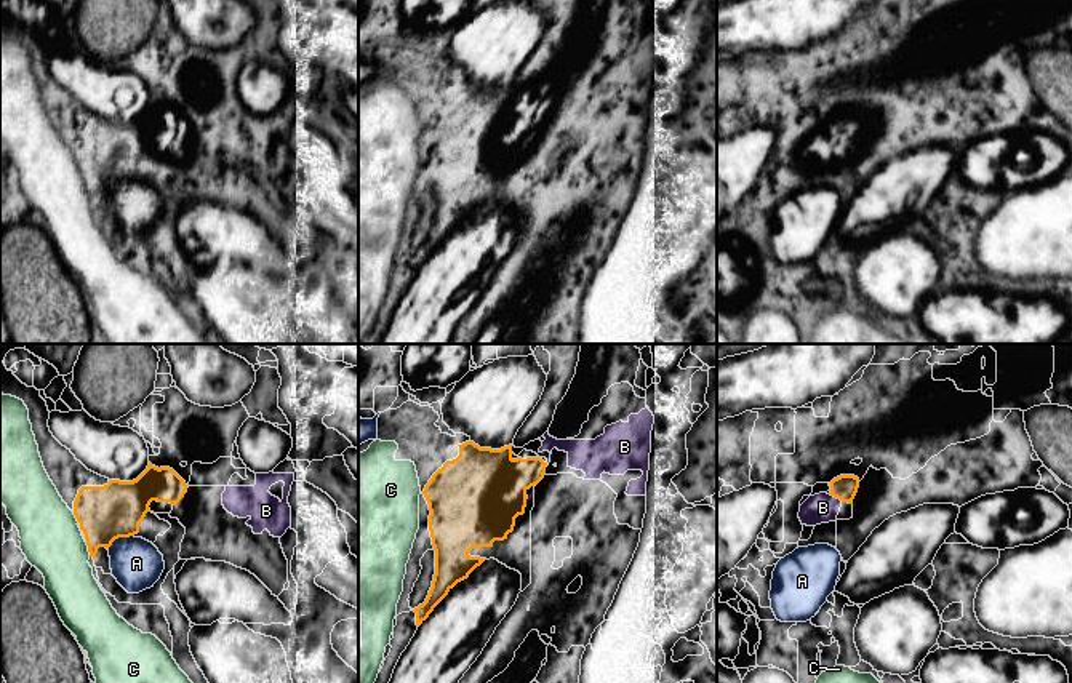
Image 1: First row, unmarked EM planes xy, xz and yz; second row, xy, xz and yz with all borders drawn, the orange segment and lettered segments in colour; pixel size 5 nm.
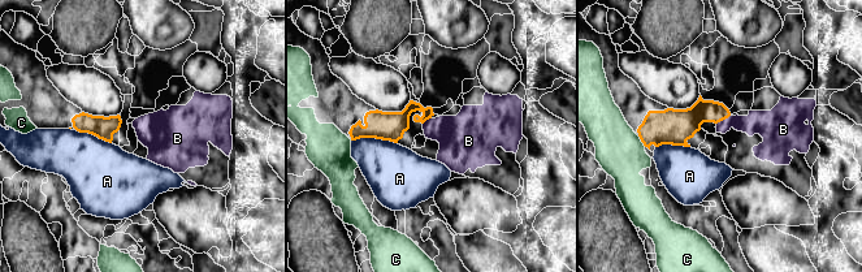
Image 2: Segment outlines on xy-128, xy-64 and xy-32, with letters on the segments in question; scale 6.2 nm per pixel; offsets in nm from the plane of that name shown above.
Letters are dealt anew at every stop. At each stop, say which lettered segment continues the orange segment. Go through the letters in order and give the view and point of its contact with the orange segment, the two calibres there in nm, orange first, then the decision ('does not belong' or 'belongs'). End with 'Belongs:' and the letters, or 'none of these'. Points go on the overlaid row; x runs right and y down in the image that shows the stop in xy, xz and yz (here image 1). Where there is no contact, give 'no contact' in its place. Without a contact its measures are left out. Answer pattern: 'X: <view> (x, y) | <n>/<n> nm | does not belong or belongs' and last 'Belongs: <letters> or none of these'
A: xy (119, 536) | 280/260 nm | does not belong
B: yz (836, 496) | 130/150 nm | belongs
C: xy (88, 549) | 280/300 nm | does not belong
Belongs: B

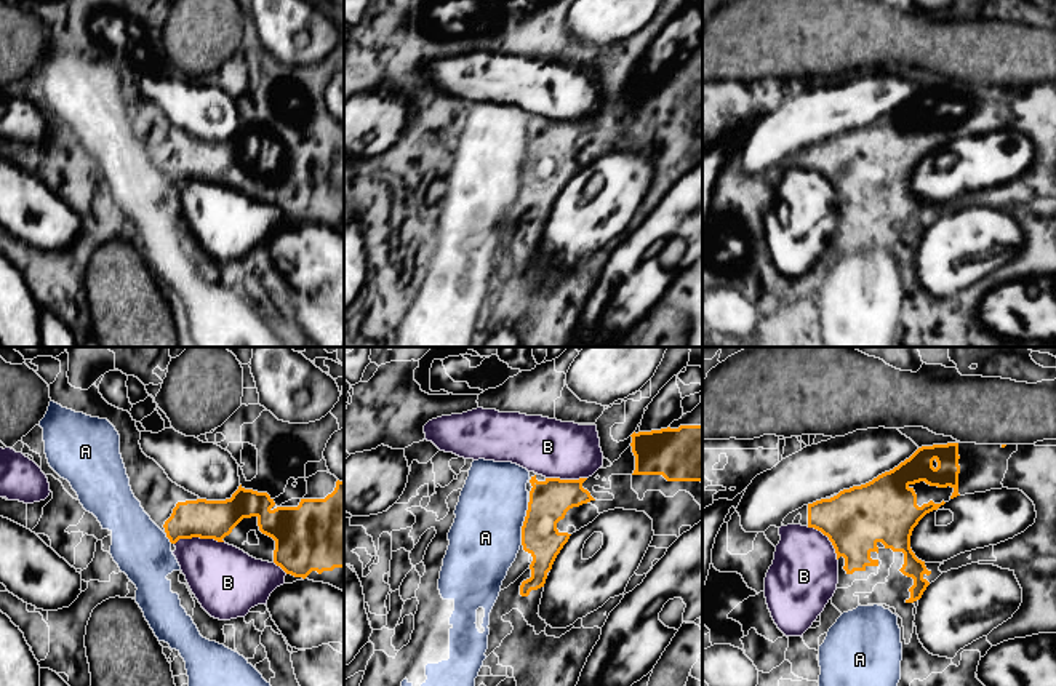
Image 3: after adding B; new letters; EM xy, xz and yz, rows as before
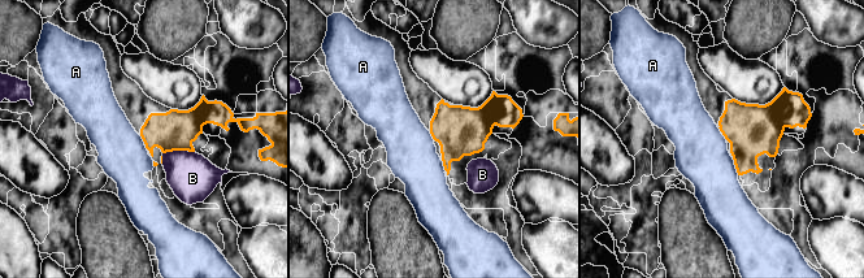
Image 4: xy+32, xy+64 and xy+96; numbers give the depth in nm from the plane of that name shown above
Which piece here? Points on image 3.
A: xz (524, 523) | 200/360 nm | does not belong
B: xy (199, 536) | 190/340 nm | does not belong
Belongs: none of these

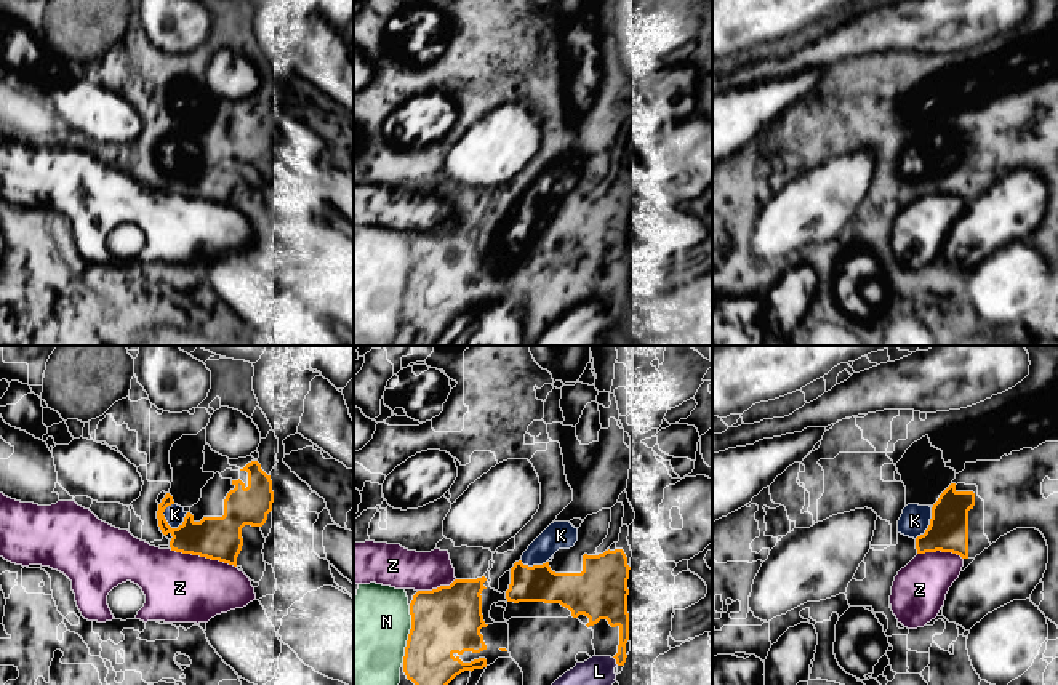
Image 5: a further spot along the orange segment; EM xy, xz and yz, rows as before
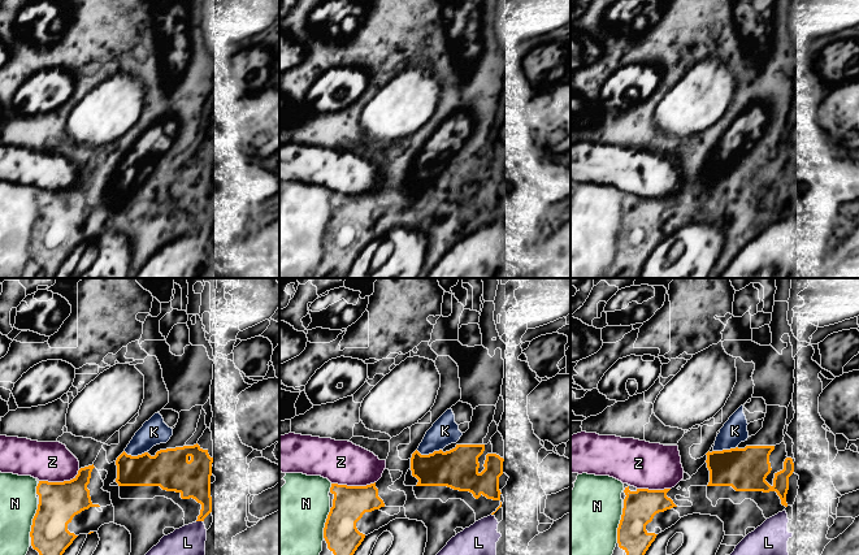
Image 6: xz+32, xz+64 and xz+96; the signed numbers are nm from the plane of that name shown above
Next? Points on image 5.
K: xy (175, 528) | 220/100 nm | belongs
L: xz (617, 661) | 120/140 nm | does not belong
N: xz (408, 634) | 340/440 nm | does not belong
Z: xy (204, 556) | 220/360 nm | does not belong
Belongs: K

